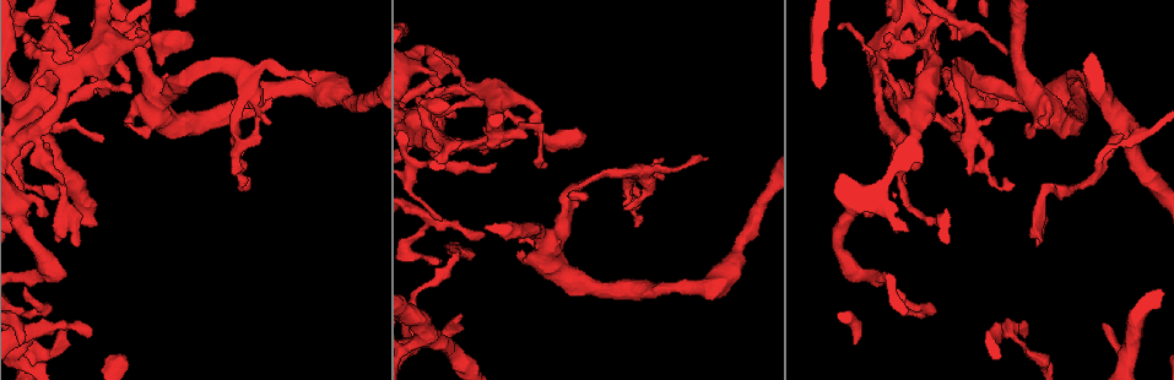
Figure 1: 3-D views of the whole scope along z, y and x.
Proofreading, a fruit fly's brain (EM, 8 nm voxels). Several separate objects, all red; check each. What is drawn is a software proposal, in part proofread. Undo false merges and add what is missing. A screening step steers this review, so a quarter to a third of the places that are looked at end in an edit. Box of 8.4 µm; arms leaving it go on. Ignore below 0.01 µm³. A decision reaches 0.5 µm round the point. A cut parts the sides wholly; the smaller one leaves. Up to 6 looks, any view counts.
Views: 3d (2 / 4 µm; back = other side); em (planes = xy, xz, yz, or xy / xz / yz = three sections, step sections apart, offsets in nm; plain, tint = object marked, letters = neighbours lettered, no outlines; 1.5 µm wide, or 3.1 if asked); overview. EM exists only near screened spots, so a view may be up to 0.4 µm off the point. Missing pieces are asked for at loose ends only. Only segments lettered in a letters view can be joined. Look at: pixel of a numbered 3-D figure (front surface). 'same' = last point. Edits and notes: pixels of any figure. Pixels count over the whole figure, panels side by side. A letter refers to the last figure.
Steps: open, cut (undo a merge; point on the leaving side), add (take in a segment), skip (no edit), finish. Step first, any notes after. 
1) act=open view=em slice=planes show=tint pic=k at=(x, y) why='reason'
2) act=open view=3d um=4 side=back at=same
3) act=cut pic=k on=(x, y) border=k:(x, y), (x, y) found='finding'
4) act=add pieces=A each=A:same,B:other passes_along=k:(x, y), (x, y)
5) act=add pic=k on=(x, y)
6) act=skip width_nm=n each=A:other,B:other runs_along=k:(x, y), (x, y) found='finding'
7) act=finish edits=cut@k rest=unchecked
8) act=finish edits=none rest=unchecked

act=open view=em slice=planes show=plain pic=1 at=(313, 84) why='free end'

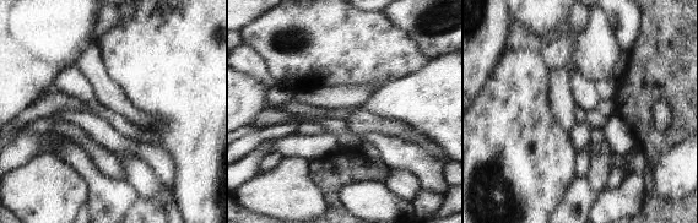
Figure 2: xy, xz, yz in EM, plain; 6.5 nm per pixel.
act=open view=em slice=planes show=tint at=same why='where the object lies'

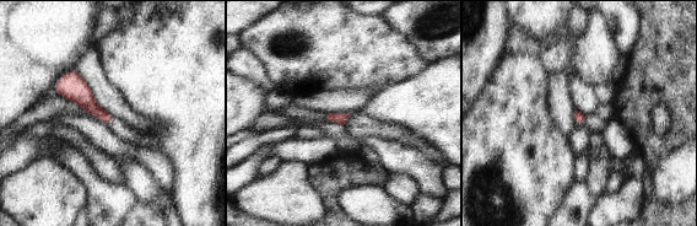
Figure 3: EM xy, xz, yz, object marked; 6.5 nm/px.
act=open view=em slice=planes show=letters at=same

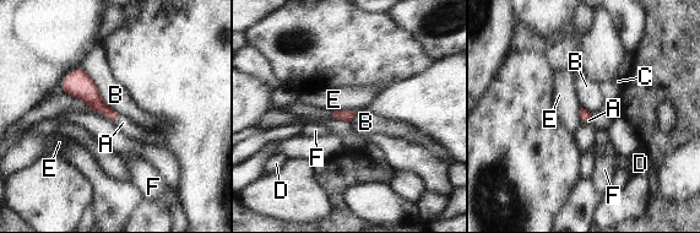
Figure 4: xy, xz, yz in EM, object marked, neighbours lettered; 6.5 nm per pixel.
act=add pieces=A each=A:same,B:other,C:other,D:other,E:other,F:other passes_along=4:(86, 90), (110, 119), (123, 123) found='the neuron continues'

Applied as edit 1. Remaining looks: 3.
act=open view=overview why='redraw'

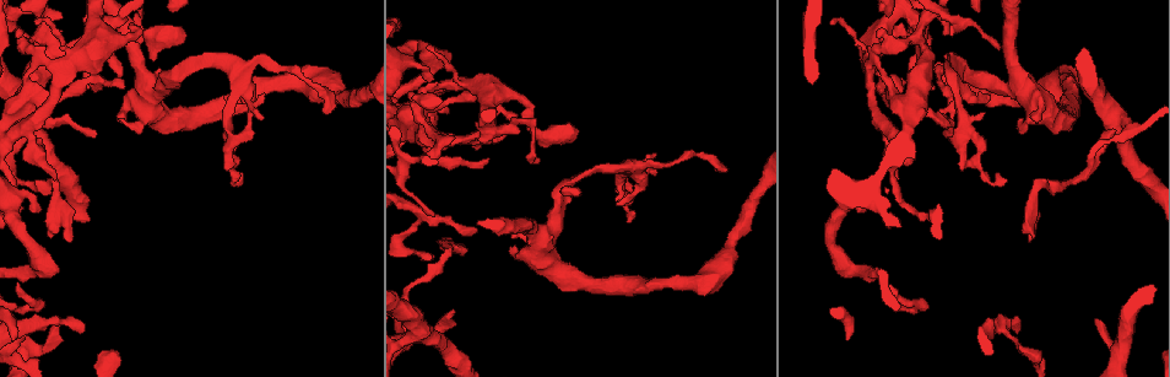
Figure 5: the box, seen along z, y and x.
act=open view=3d um=4 pic=5 at=(94, 135) why='tapers out'

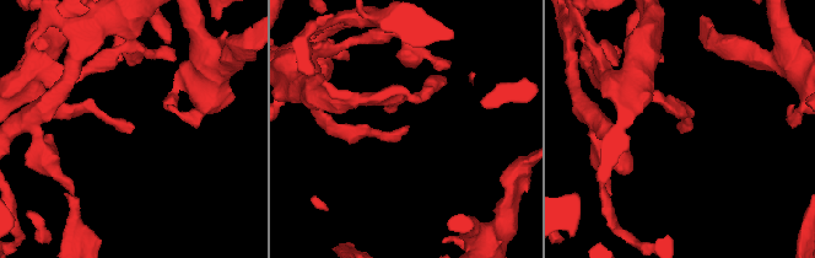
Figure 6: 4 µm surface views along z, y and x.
act=open view=em slice=xz step=4 show=letters pic=6 at=(679, 127) why='now the EM'

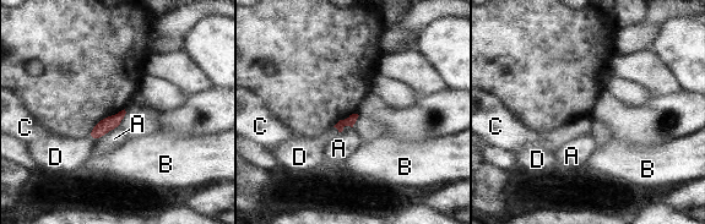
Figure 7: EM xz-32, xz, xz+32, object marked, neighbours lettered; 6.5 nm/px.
act=skip each=A:other,B:other,C:other,D:other border=7:(119, 126), (93, 141) found='no lettered segment goes on from it'

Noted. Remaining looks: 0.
act=finish edits=add@4 rest=unchecked

